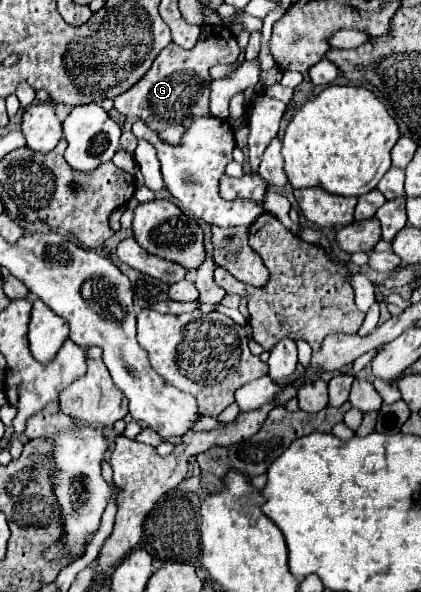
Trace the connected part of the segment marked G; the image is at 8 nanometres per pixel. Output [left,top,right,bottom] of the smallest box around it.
[114,25,240,143]

